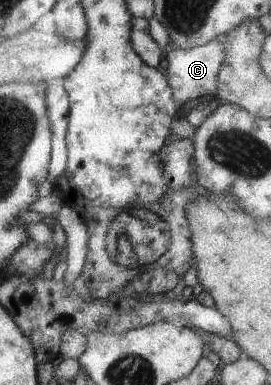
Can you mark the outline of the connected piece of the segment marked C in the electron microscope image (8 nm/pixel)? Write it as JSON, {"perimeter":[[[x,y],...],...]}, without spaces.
{"perimeter":[[[219,38],[192,49],[171,48],[166,54],[169,84],[174,90],[174,99],[177,106],[183,106],[187,100],[197,100],[197,98],[208,98],[218,96],[219,73],[226,59],[226,48]]]}

